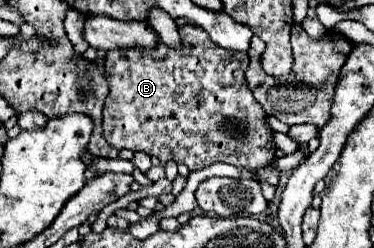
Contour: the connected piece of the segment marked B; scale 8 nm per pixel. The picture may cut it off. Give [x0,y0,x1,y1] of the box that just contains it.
[102,23,278,185]

